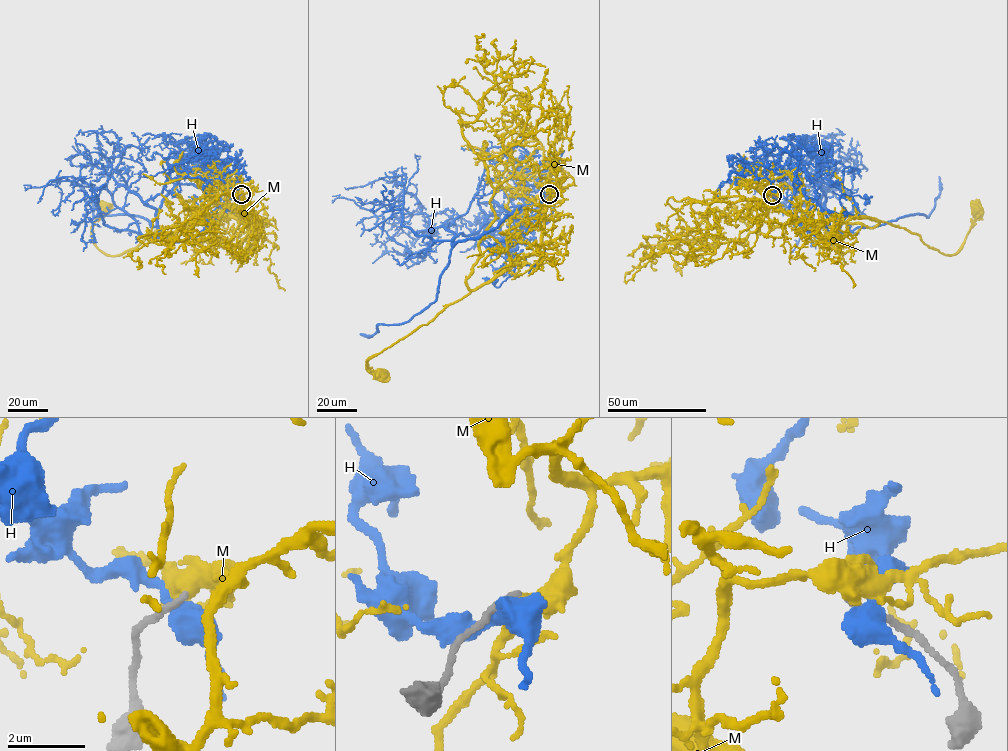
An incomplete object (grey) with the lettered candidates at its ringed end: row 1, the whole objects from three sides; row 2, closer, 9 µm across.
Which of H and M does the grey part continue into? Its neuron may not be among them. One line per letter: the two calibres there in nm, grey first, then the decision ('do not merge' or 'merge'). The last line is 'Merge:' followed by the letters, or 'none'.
H: calibres 200 and 480 nm; do not merge
M: calibres 150 and 500 nm; do not merge
Merge: none

